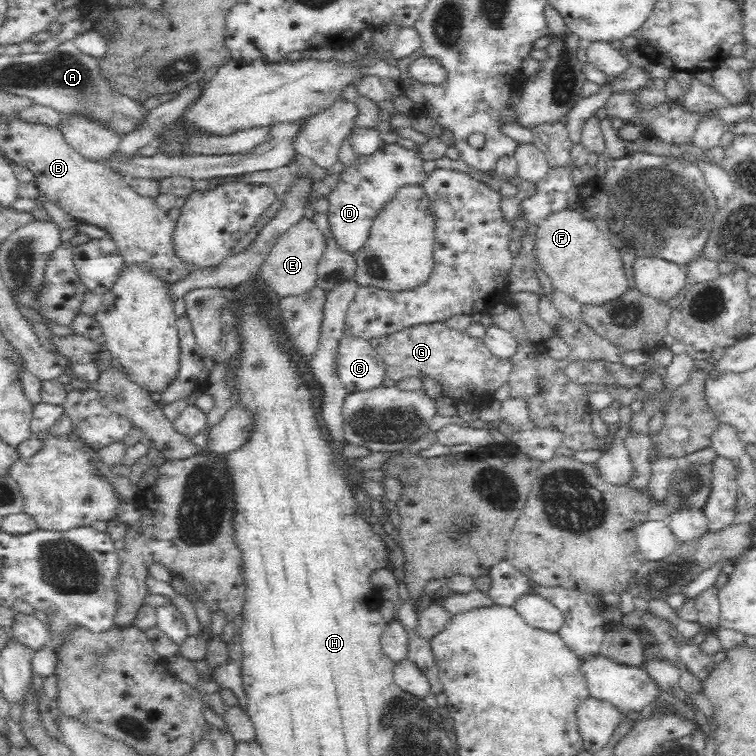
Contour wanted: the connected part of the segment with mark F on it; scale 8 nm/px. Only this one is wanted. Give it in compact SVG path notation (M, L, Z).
M572 209L555 212L538 224L534 241L537 264L550 278L553 288L565 292L582 306L606 304L619 299L631 288L618 249L610 244L592 219L584 219Z

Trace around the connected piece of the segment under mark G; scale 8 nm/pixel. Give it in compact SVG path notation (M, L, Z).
M442 321L416 325L395 332L393 335L380 337L376 350L385 365L386 378L396 383L409 377L433 379L442 387L443 394L450 396L455 403L462 400L480 406L487 391L495 393L505 383L510 384L512 361L492 355L491 350L483 343L483 339L474 338L467 331L450 329Z

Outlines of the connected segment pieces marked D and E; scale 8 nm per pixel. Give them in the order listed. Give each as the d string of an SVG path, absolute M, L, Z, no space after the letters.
M382 142L373 155L356 156L339 176L335 189L325 196L329 200L329 228L337 243L350 253L356 252L366 242L374 216L394 192L406 184L422 185L426 176L419 151L406 149L398 143Z
M305 216L276 240L269 255L259 268L259 278L278 297L296 296L317 285L317 262L324 254L327 242L318 225Z

